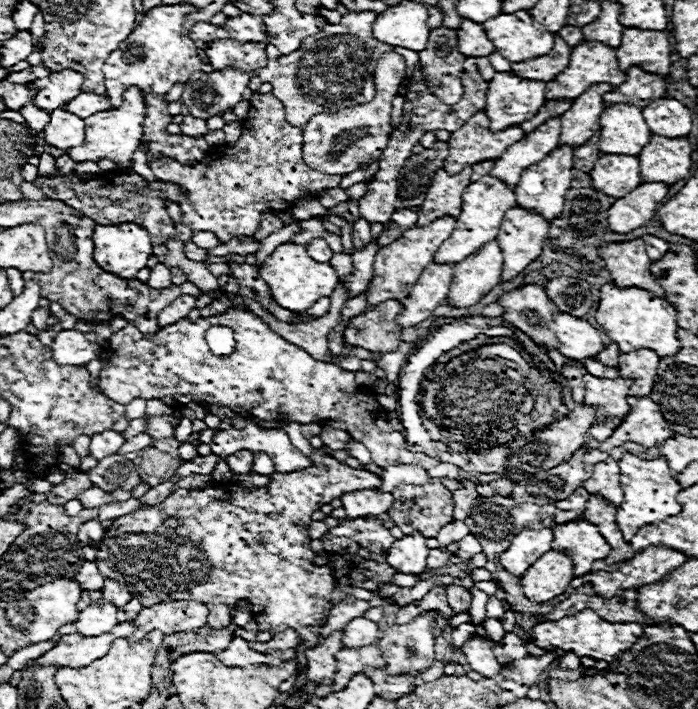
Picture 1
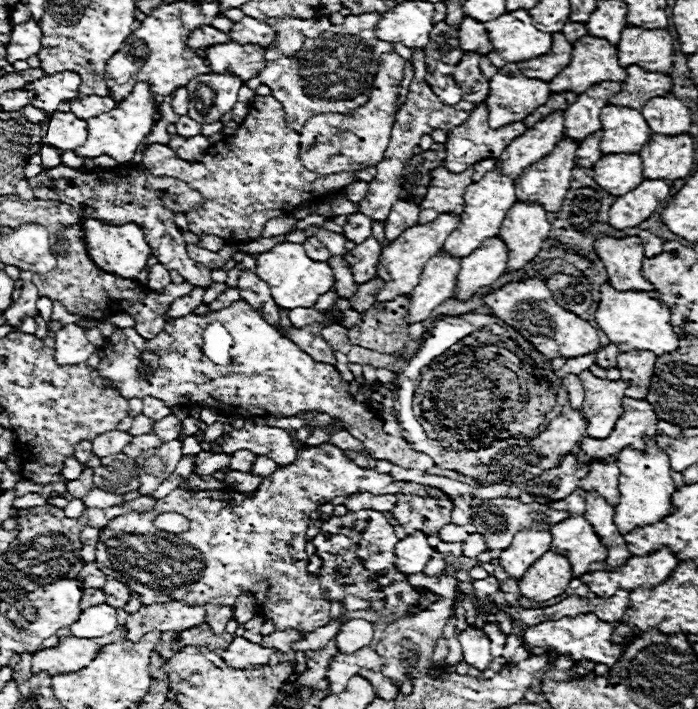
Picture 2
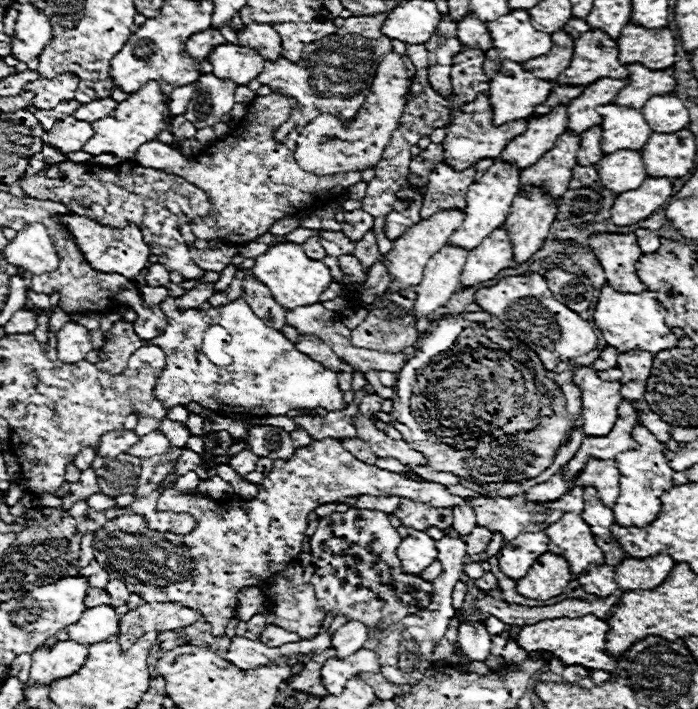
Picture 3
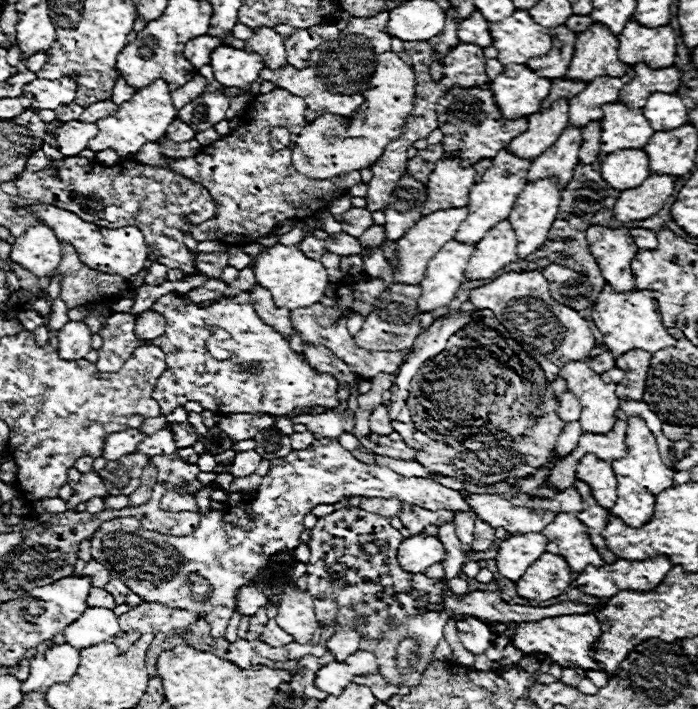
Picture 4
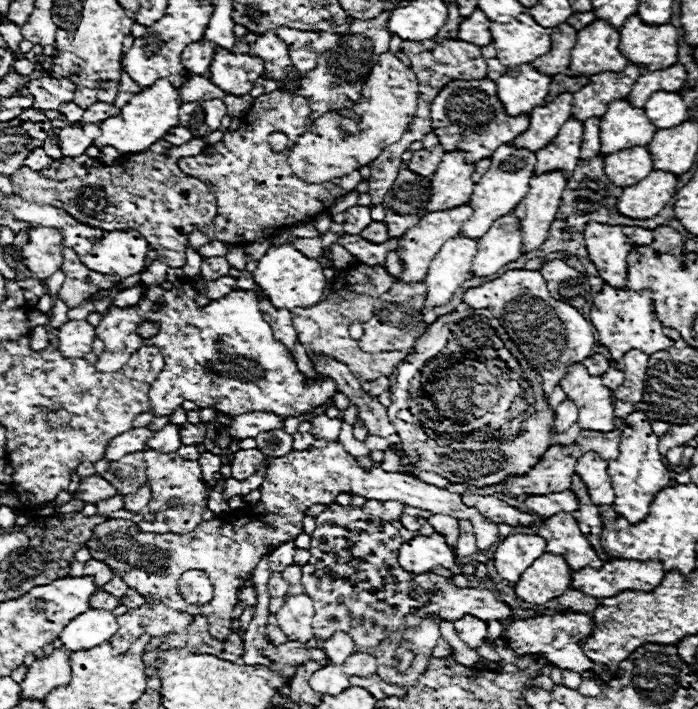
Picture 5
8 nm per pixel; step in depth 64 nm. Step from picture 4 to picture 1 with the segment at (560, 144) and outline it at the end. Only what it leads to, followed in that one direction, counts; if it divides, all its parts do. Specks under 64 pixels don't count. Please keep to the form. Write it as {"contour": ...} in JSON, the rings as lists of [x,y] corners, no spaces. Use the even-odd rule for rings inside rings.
{"contour":[[[562,146],[558,150],[554,150],[554,154],[548,154],[542,162],[530,166],[524,170],[522,174],[522,184],[526,184],[526,190],[524,192],[524,198],[516,198],[516,204],[520,208],[526,208],[526,210],[534,210],[538,214],[542,214],[546,218],[546,222],[552,222],[554,218],[558,218],[562,214],[562,208],[564,208],[564,196],[570,188],[570,182],[572,182],[572,156],[574,156],[574,150],[568,148],[568,146]]]}

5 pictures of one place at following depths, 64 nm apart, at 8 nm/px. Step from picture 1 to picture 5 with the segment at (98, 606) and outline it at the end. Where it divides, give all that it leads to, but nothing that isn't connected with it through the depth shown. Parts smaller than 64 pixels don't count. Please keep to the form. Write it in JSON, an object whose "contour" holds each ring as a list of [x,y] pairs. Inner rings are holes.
{"contour":[[[90,608],[88,612],[74,618],[66,630],[62,630],[60,640],[64,648],[68,650],[88,650],[94,646],[100,646],[102,642],[108,642],[118,632],[116,616],[110,610],[98,610]]]}

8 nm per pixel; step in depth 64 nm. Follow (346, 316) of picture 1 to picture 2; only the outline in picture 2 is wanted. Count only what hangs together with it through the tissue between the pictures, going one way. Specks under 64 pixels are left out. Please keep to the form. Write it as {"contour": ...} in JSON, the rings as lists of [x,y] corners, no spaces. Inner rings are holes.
{"contour":[[[376,276],[368,282],[368,286],[360,286],[358,292],[350,298],[350,308],[356,312],[366,312],[374,304],[374,294],[382,286],[382,280]]]}

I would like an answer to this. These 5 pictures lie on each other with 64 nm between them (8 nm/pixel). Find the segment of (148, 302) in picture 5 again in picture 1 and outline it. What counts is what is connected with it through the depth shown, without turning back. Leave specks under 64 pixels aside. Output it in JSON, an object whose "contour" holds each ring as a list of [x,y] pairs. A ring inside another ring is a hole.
{"contour":[[[228,310],[218,316],[210,318],[200,318],[196,322],[182,318],[182,322],[170,324],[162,328],[158,334],[142,334],[138,328],[128,324],[120,332],[112,334],[110,342],[106,344],[108,350],[102,352],[102,370],[100,370],[100,390],[122,404],[130,404],[134,398],[156,398],[166,402],[168,406],[180,406],[180,404],[190,404],[190,402],[206,402],[206,404],[218,404],[232,408],[236,412],[244,410],[251,417],[260,420],[282,420],[282,422],[298,422],[298,424],[318,424],[322,420],[336,420],[344,422],[352,430],[352,438],[356,442],[362,442],[370,452],[372,460],[378,466],[388,466],[388,464],[414,464],[424,470],[438,466],[440,462],[436,458],[430,458],[426,454],[410,452],[406,450],[406,440],[402,432],[392,430],[390,420],[384,412],[384,408],[378,404],[376,394],[368,394],[366,390],[360,390],[356,384],[354,372],[342,370],[340,366],[332,362],[322,362],[312,358],[308,352],[298,348],[296,344],[290,344],[276,332],[272,332],[258,316],[254,316],[248,310]],[[210,326],[228,326],[234,332],[234,352],[230,356],[214,356],[206,344],[206,328]]]}

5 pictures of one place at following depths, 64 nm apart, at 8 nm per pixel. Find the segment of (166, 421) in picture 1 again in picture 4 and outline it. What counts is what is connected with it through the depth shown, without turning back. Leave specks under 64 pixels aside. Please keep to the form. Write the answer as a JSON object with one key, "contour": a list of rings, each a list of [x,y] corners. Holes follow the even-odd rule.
{"contour":[[[184,422],[184,424],[166,424],[166,426],[170,426],[170,430],[174,430],[174,442],[176,442],[178,448],[188,448],[198,440],[194,428],[188,422]]]}

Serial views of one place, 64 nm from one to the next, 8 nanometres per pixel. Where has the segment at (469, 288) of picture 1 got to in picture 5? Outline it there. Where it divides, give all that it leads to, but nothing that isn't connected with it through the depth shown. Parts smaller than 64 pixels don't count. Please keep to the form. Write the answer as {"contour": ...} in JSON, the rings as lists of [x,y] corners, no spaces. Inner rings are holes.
{"contour":[[[506,214],[490,226],[490,230],[478,240],[478,254],[472,262],[472,276],[492,276],[502,266],[522,256],[522,238],[518,220]]]}

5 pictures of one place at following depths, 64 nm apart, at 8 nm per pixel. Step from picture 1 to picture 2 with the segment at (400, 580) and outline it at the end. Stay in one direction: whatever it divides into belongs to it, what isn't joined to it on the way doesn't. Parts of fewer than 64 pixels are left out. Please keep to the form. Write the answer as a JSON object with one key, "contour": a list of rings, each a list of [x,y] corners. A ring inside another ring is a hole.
{"contour":[[[423,573],[412,574],[407,576],[408,583],[412,587],[424,587],[428,590],[432,590],[434,594],[442,596],[432,608],[424,610],[424,612],[418,612],[410,618],[400,618],[396,620],[394,624],[390,624],[386,630],[384,630],[384,638],[378,640],[376,644],[376,650],[380,652],[380,658],[382,658],[382,674],[386,674],[388,678],[398,678],[398,680],[406,680],[410,676],[406,674],[412,674],[412,672],[422,672],[426,674],[426,670],[432,668],[432,652],[434,652],[434,646],[436,646],[436,640],[442,636],[442,628],[446,624],[446,620],[452,616],[452,600],[454,600],[454,586],[458,584],[458,580],[454,576],[440,576],[440,578],[427,578]],[[430,630],[430,632],[428,632]],[[438,630],[438,632],[434,632]],[[416,656],[416,658],[414,658]],[[418,656],[428,656],[428,658],[418,658]]]}

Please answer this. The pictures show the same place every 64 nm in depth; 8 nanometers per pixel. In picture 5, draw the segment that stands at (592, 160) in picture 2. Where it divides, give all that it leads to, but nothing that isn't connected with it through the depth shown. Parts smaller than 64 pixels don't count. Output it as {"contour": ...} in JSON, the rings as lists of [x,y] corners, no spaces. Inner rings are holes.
{"contour":[[[588,118],[584,122],[584,140],[580,158],[590,160],[600,154],[600,118]]]}

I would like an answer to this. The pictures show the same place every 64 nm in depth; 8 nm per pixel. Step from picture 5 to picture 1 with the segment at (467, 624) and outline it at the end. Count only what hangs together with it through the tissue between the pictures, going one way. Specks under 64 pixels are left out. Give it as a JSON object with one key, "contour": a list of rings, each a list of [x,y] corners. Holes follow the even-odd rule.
{"contour":[[[480,636],[470,638],[470,640],[462,646],[462,652],[464,652],[464,656],[466,656],[468,666],[470,666],[474,672],[478,672],[480,676],[484,676],[484,678],[490,678],[490,676],[492,676],[492,678],[494,678],[494,676],[500,674],[502,664],[496,660],[492,648],[490,648]]]}

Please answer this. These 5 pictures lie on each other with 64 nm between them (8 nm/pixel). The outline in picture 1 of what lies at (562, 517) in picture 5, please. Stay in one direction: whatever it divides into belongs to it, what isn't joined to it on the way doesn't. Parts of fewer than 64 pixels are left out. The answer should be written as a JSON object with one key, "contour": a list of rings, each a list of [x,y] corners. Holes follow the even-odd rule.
{"contour":[[[570,522],[562,526],[554,526],[554,546],[552,550],[558,550],[572,558],[574,562],[574,576],[584,576],[592,570],[594,560],[602,560],[610,554],[610,544],[598,528],[590,522]]]}

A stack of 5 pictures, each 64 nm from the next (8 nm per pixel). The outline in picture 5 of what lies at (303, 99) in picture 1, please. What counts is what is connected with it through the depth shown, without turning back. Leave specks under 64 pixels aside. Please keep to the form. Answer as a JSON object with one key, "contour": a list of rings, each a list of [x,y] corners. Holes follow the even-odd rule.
{"contour":[[[382,12],[374,20],[352,20],[348,32],[340,36],[338,46],[334,46],[334,50],[328,50],[326,54],[320,54],[318,66],[300,76],[296,94],[304,96],[308,100],[308,106],[312,110],[310,112],[312,120],[320,118],[326,112],[344,110],[360,100],[362,86],[364,86],[372,66],[376,64],[380,54],[388,52],[388,44],[392,38],[392,34],[386,30],[388,16],[390,16],[390,12]],[[274,132],[269,136],[269,143],[273,151],[279,152],[288,147],[288,138],[284,133]]]}

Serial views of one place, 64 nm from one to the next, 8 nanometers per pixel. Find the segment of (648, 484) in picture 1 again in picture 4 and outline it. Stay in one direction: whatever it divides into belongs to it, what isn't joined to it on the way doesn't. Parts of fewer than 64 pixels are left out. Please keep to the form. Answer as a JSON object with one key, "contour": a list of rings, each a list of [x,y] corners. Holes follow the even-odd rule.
{"contour":[[[630,416],[626,444],[630,448],[628,454],[612,462],[618,480],[618,500],[612,506],[612,514],[618,514],[618,518],[622,518],[622,522],[626,522],[628,526],[642,526],[642,522],[648,522],[650,514],[654,514],[654,494],[666,490],[666,486],[672,486],[674,470],[664,464],[658,452],[656,436],[638,416]]]}

